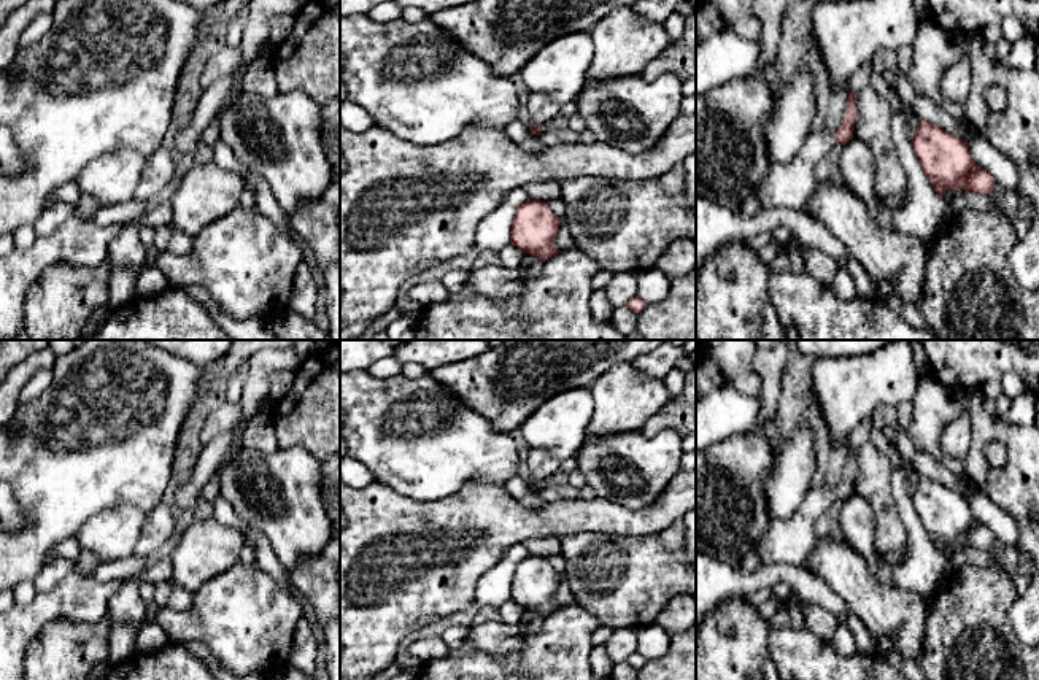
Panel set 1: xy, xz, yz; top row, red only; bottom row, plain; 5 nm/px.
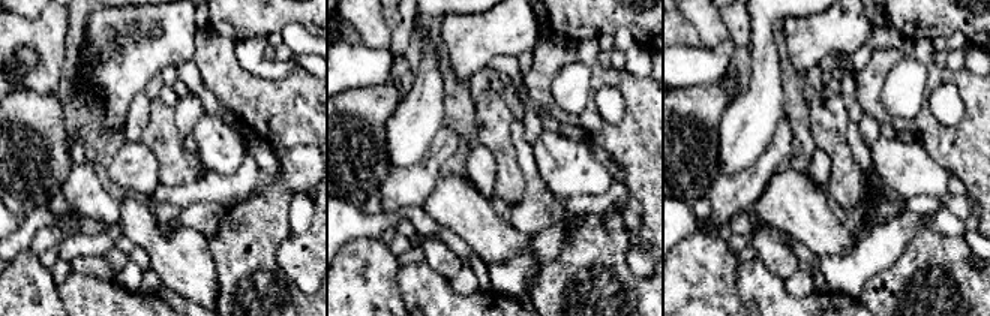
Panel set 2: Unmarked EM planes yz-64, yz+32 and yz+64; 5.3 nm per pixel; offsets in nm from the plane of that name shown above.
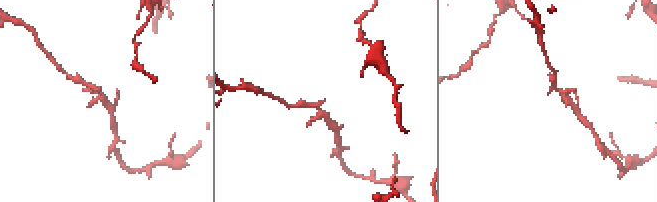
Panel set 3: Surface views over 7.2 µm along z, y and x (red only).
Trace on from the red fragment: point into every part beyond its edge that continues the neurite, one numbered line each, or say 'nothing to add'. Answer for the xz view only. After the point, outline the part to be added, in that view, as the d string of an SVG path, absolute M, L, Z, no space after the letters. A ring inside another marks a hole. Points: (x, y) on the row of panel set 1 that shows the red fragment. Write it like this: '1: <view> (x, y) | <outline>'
1: xz (542, 108) | M531 92L527 99L529 124L547 124L559 113L559 108L561 105L553 99L539 92Z

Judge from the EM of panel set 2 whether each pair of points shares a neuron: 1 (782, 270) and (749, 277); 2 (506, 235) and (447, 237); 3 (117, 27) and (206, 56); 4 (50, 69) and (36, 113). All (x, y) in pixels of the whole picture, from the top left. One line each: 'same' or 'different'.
1: different
2: different
3: different
4: different

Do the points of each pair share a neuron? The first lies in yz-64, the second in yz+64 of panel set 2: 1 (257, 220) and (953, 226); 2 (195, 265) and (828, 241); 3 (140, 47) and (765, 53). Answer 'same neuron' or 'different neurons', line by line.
1: different neurons
2: same neuron
3: different neurons

